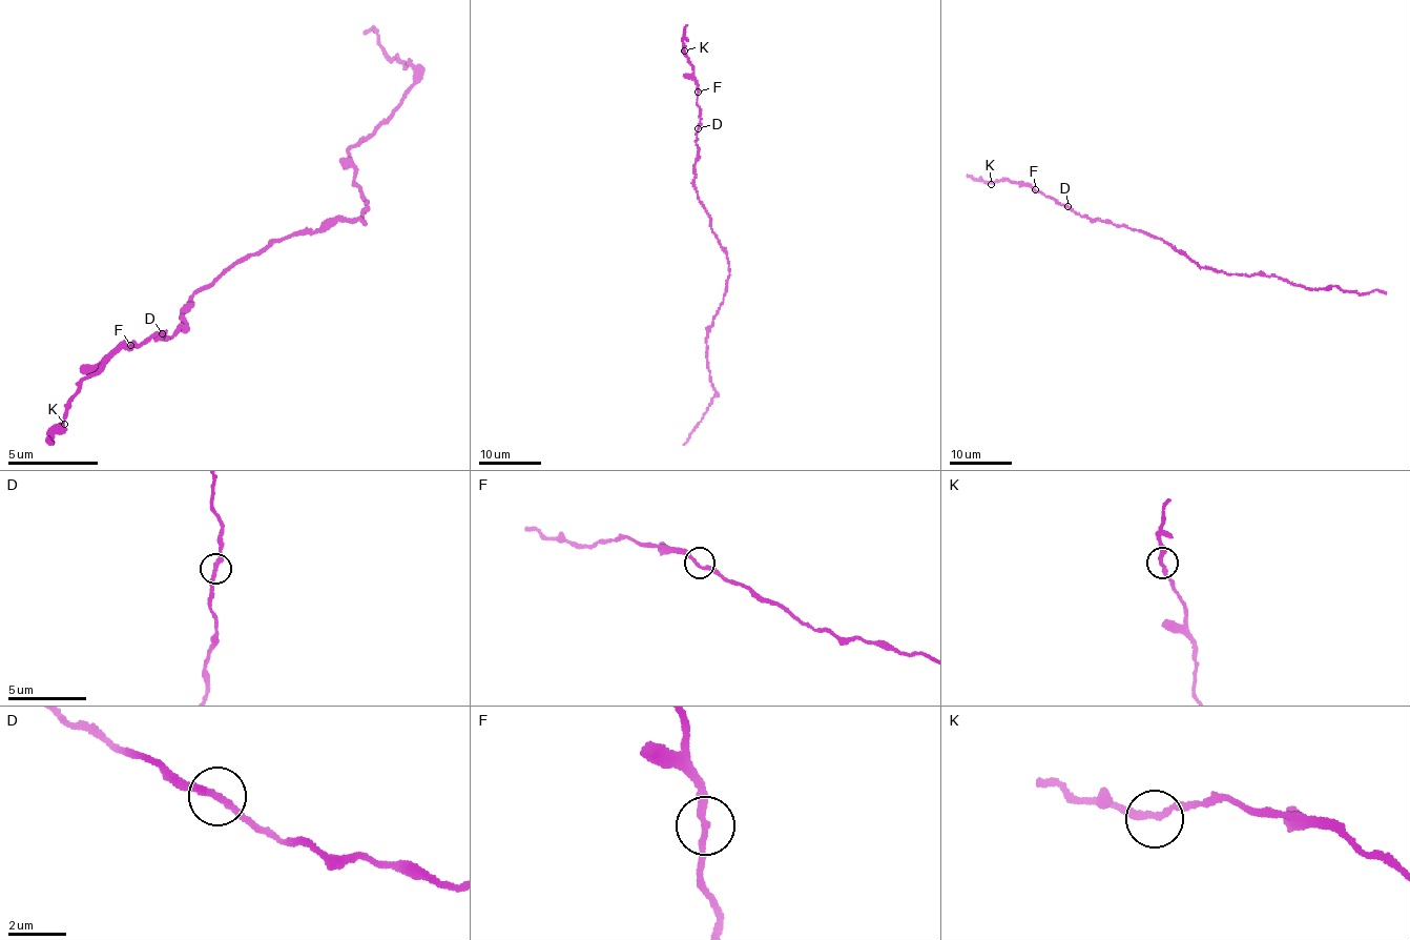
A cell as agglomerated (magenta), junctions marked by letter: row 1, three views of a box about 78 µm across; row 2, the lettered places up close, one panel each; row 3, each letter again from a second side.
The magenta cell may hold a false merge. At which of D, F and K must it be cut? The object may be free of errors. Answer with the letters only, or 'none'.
D

